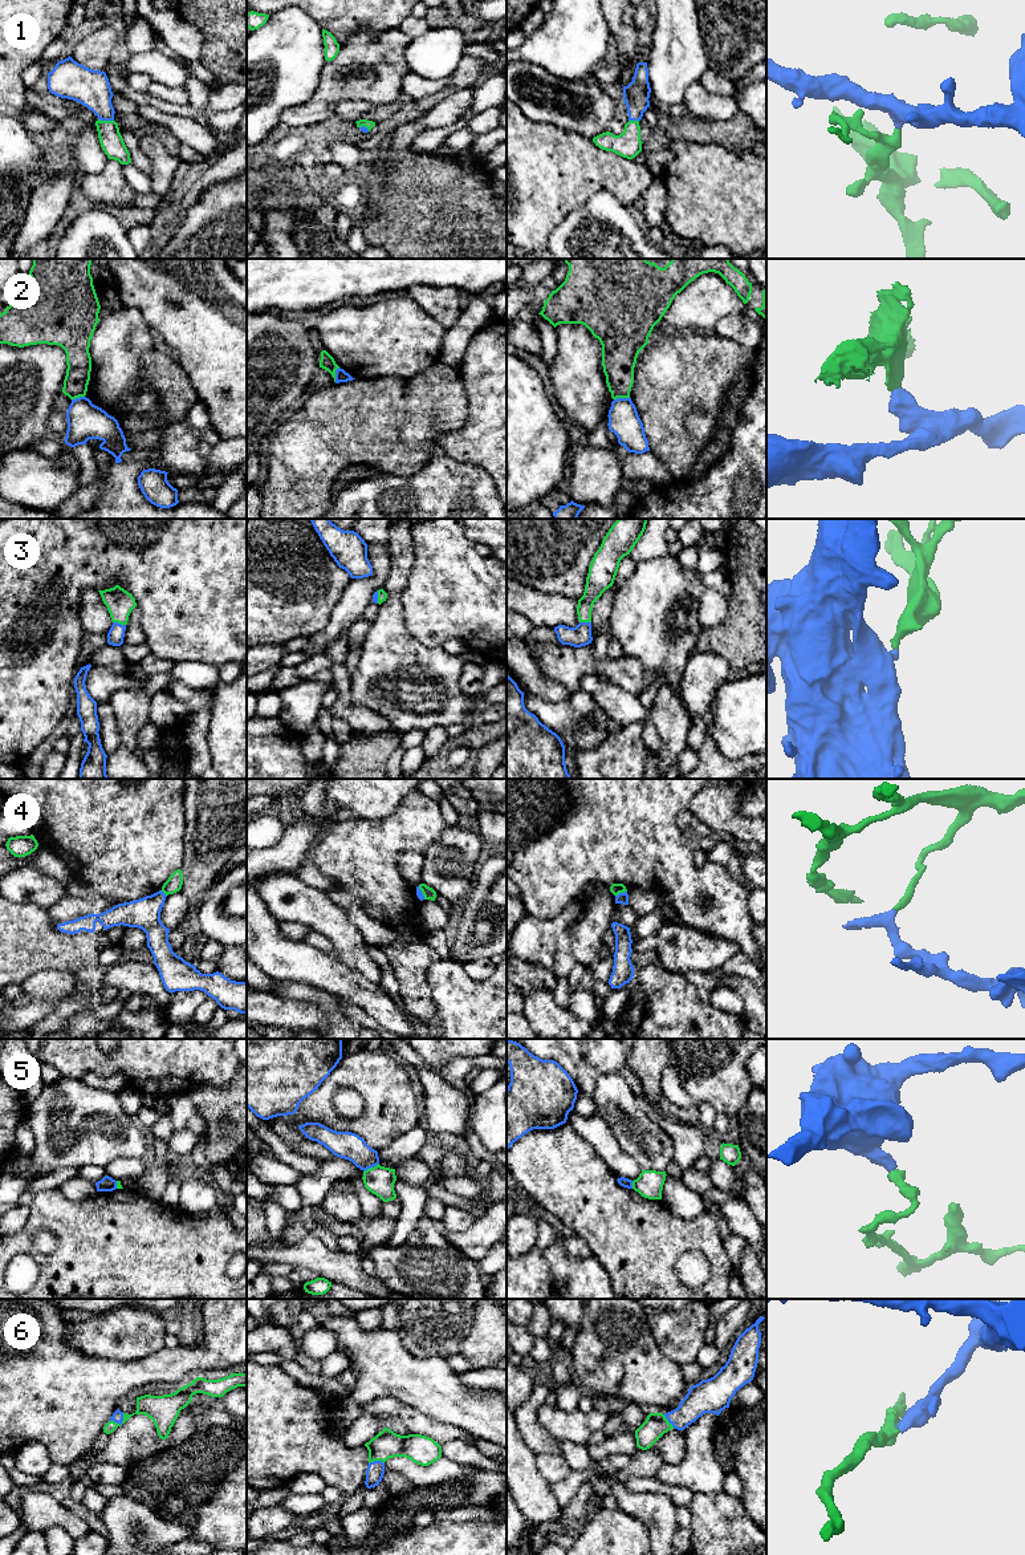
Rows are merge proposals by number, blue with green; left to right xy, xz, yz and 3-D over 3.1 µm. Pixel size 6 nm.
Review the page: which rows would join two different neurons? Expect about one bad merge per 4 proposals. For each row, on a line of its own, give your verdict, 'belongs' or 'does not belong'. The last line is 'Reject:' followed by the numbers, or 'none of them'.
1: belongs
2: does not belong
3: belongs
4: does not belong
5: does not belong
6: belongs
Reject: 2, 4, 5

